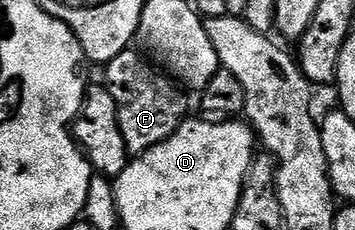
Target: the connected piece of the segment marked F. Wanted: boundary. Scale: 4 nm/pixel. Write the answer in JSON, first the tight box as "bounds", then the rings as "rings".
{"bounds":[104,49,189,156],"rings":[[[129,49],[118,53],[118,57],[108,62],[105,71],[104,86],[110,97],[114,97],[114,105],[118,105],[118,125],[122,129],[129,156],[146,153],[154,145],[166,141],[189,114],[188,103],[183,95],[185,92],[163,70],[153,66],[139,50]]]}

